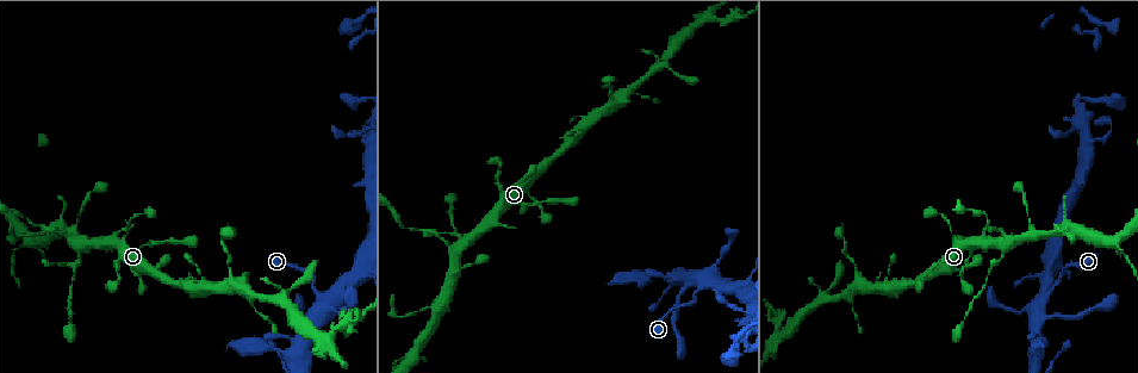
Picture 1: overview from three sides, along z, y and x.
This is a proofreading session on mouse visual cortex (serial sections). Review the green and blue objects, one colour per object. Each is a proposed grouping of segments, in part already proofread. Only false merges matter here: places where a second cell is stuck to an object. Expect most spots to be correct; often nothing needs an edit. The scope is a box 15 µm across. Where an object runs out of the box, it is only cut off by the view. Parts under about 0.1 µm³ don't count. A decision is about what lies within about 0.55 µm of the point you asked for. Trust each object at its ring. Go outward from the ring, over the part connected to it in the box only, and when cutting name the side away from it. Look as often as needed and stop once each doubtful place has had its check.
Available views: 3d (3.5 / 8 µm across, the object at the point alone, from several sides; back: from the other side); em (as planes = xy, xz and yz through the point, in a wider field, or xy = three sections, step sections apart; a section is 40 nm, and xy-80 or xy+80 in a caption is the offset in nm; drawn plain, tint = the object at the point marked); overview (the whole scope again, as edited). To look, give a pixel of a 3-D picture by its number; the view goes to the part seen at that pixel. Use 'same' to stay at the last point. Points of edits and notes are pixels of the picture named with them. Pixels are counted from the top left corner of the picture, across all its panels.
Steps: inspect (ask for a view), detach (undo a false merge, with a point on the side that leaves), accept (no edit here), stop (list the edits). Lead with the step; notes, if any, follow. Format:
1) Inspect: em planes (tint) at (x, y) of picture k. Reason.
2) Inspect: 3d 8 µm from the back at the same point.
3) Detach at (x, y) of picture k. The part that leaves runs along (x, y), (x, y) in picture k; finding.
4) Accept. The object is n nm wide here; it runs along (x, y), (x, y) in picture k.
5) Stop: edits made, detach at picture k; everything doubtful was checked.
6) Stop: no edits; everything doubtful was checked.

Inspect: 3d 3.5 µm at (704, 284) of picture 1. Calibre changes.

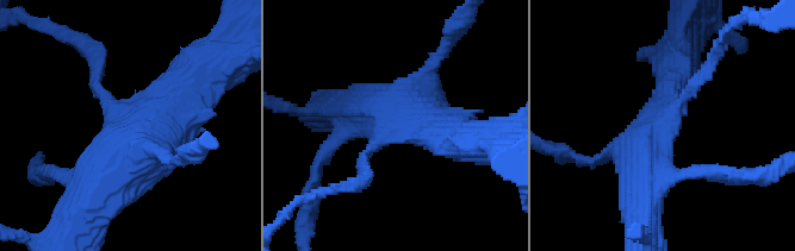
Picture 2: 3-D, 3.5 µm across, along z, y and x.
Inspect: em xy step 5 (tint) at (402, 124) of picture 2. Shape alone is not enough.

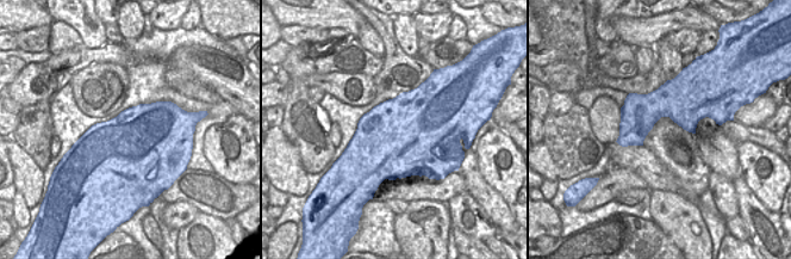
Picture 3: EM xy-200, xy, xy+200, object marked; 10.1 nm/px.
Accept. Continuous, no second cell.

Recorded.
Inspect: 3d 8 µm at (80, 243) of picture 1. Four or more arms meet.

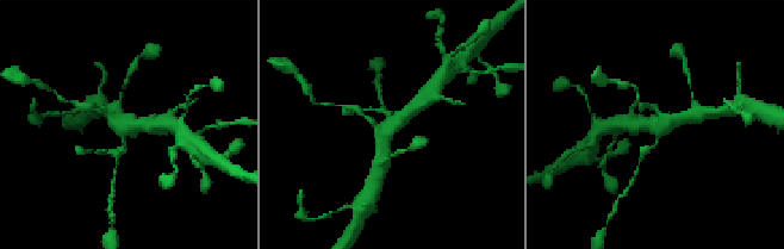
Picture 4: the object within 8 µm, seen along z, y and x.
Inspect: 3d 3.5 µm at (125, 128) of picture 4. Zoom in.

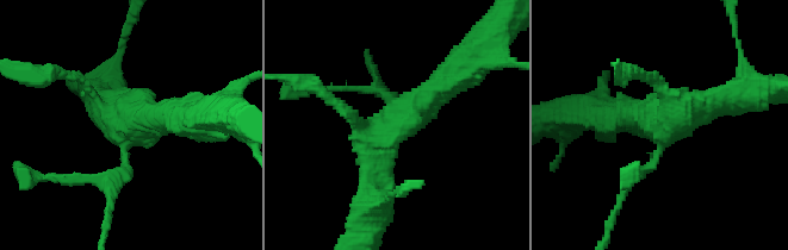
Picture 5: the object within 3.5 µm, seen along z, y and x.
Inspect: em xy step 3 (tint) at (393, 123) of picture 5. 4 arms meet here; the arms are 150, 150, 300, 350 nm wide; need the tissue.

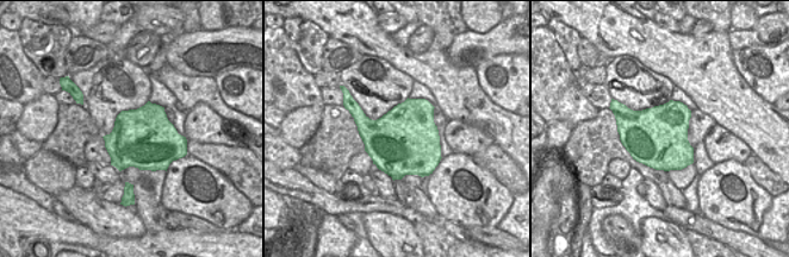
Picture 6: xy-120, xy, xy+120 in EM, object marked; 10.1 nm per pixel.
Accept. It runs along (460, 75), (379, 136), (376, 193) in picture 5; continuous, no second cell.

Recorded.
Inspect: 3d 8 µm at (1002, 230) of picture 1.

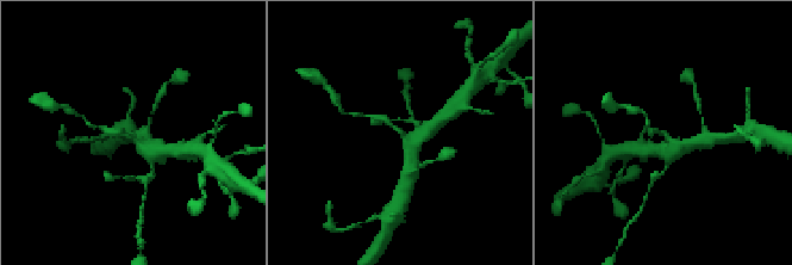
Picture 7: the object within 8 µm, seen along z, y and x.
Inspect: em planes (tint) at (663, 134) of picture 7. The arms are 250, 500 nm wide.

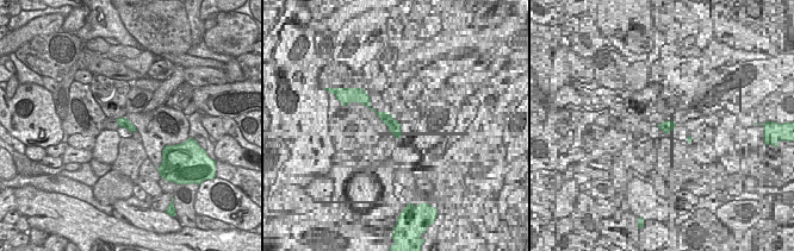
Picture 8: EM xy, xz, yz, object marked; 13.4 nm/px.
Accept. It runs along (156, 152), (130, 133), (101, 129) in picture 7; continuous, no second cell.

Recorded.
Inspect: 3d 3.5 µm at (739, 15) of picture 1. Thick turns thin.

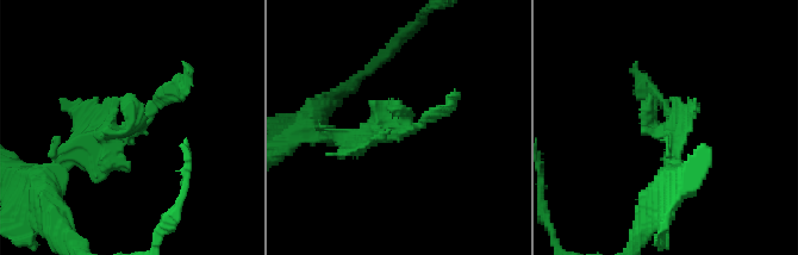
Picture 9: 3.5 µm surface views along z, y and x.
Inspect: em xy step 2 (tint) at (399, 129) of picture 9.

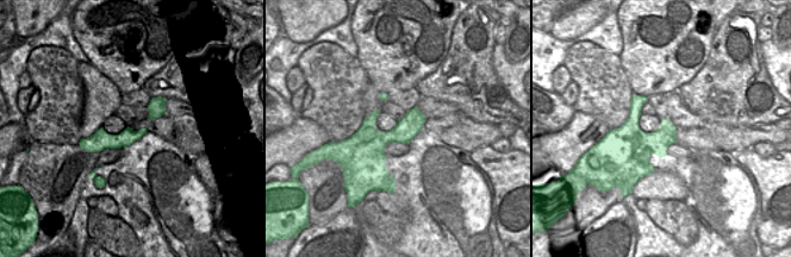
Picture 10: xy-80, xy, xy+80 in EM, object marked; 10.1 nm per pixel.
Accept. It runs along (62, 160), (187, 79) in picture 9; one cell here.

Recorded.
Stop: no edits; everything doubtful was checked.

